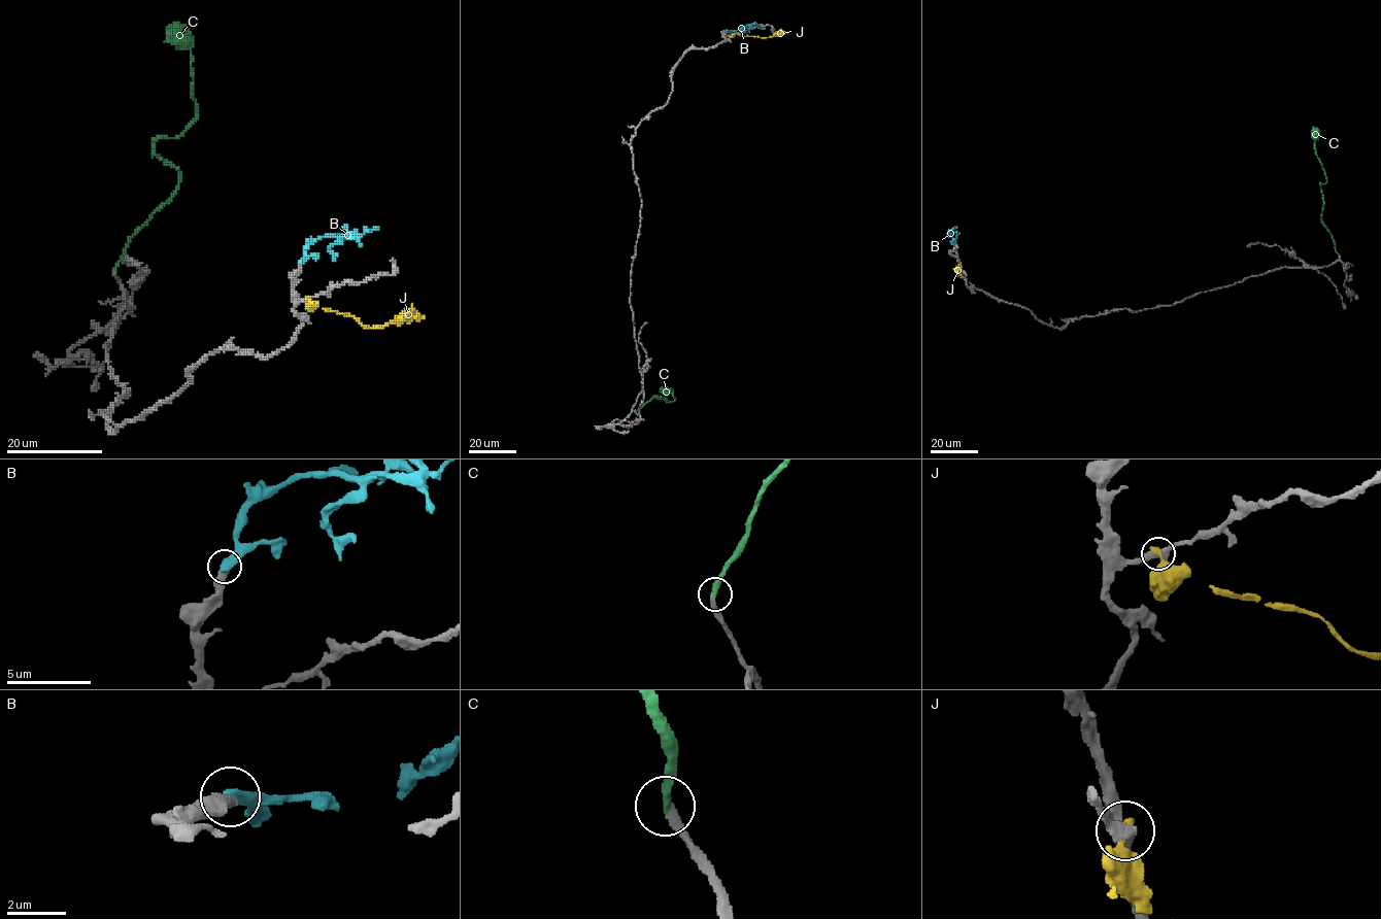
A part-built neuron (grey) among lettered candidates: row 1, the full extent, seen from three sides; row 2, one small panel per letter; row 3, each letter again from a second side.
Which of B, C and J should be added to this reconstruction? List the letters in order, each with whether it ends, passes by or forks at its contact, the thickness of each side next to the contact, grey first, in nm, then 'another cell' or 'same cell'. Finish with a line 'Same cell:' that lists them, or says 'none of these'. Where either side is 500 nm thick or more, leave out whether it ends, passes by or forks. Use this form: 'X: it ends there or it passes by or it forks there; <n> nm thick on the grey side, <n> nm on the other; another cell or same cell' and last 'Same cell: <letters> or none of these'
B: it ends there; 400 nm thick on the grey side, 480 nm on the other; another cell
C: it ends there; 280 nm thick on the grey side, 280 nm on the other; same cell
J: it ends there; 400 nm thick on the grey side, 400 nm on the other; another cell
Same cell: C

